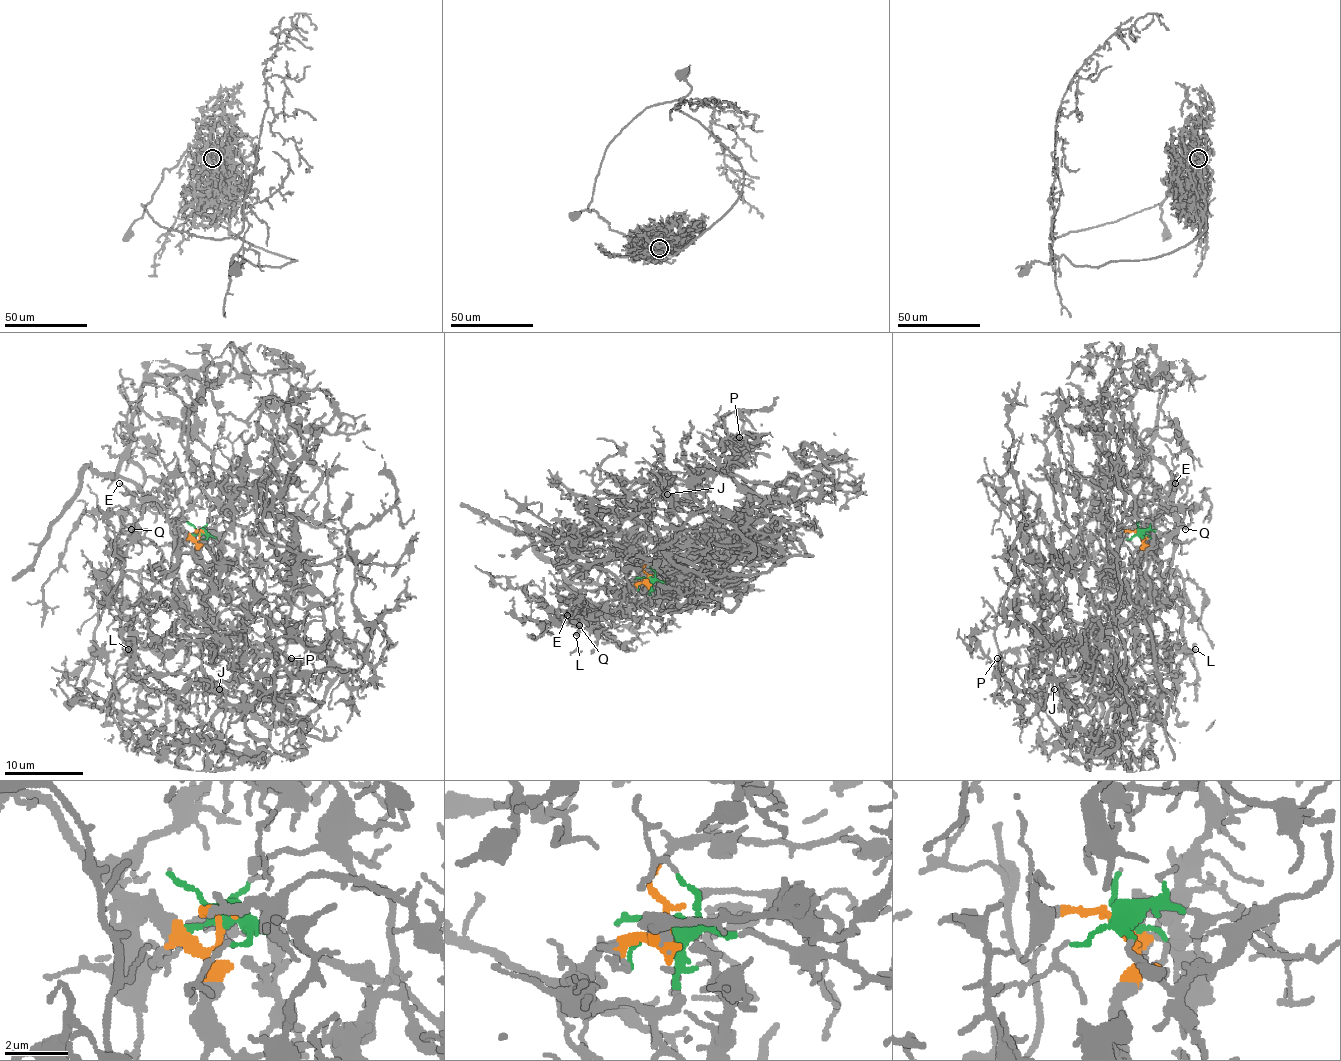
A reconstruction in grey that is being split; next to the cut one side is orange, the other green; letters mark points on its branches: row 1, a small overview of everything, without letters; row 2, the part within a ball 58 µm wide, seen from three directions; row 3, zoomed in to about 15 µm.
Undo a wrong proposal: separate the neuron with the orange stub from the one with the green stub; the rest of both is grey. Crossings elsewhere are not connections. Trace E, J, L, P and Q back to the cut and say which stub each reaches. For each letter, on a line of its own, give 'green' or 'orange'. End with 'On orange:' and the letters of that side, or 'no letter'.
E: orange
J: green
L: orange
P: green
Q: orange
On orange: E, L, Q

